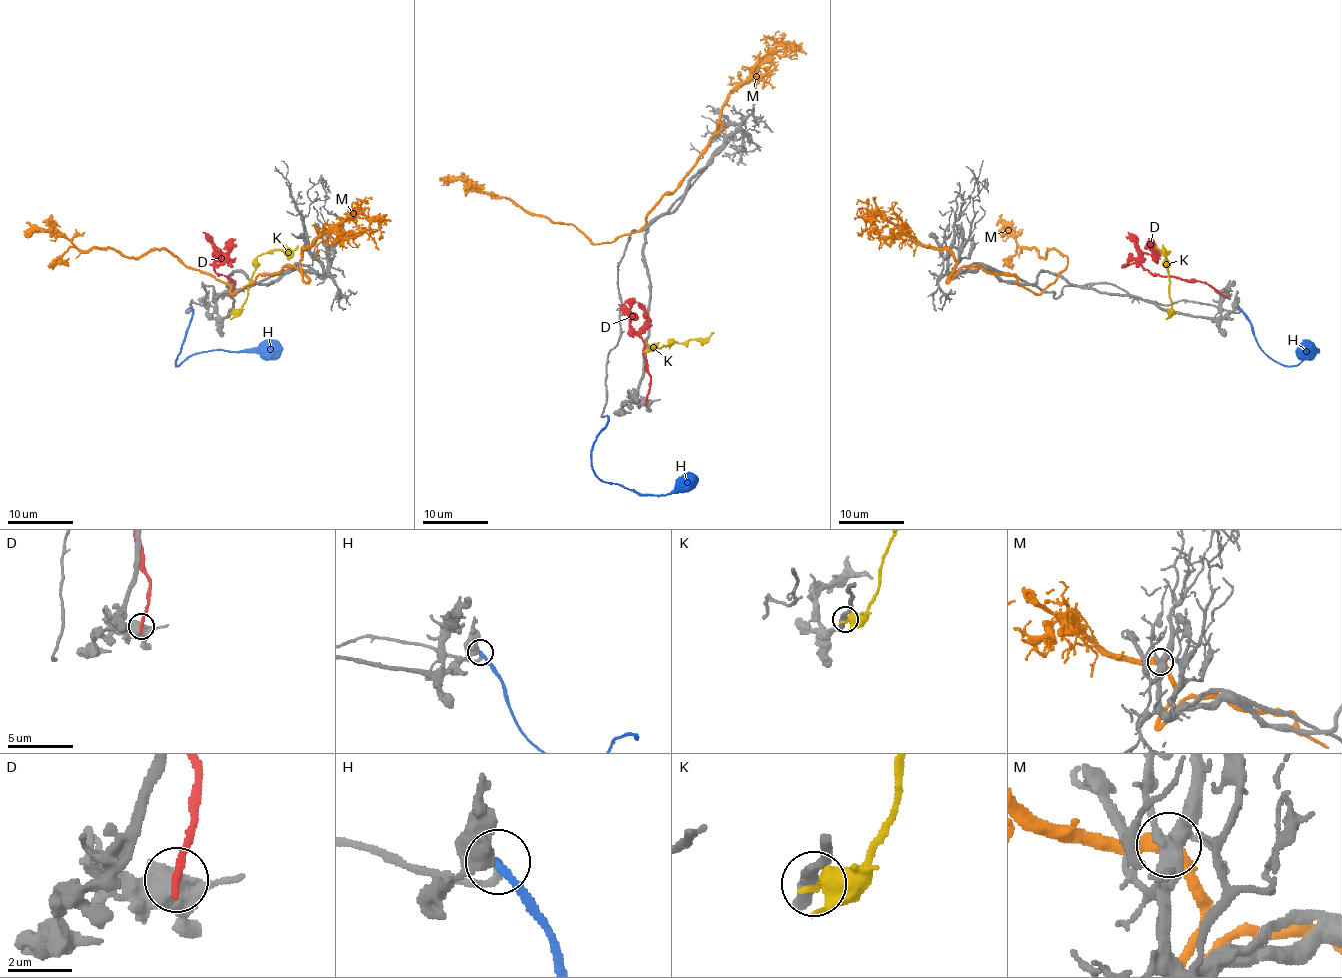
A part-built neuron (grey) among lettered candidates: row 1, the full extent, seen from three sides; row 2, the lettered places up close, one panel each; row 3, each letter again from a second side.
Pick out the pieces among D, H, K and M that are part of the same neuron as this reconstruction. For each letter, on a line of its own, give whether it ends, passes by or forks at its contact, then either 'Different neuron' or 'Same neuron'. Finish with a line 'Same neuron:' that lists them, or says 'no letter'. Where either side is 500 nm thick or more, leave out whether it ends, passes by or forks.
D: It ends there. Different neuron
H: It ends there. Same neuron
K: It passes by. Different neuron
M: It passes by. Different neuron
Same neuron: H

